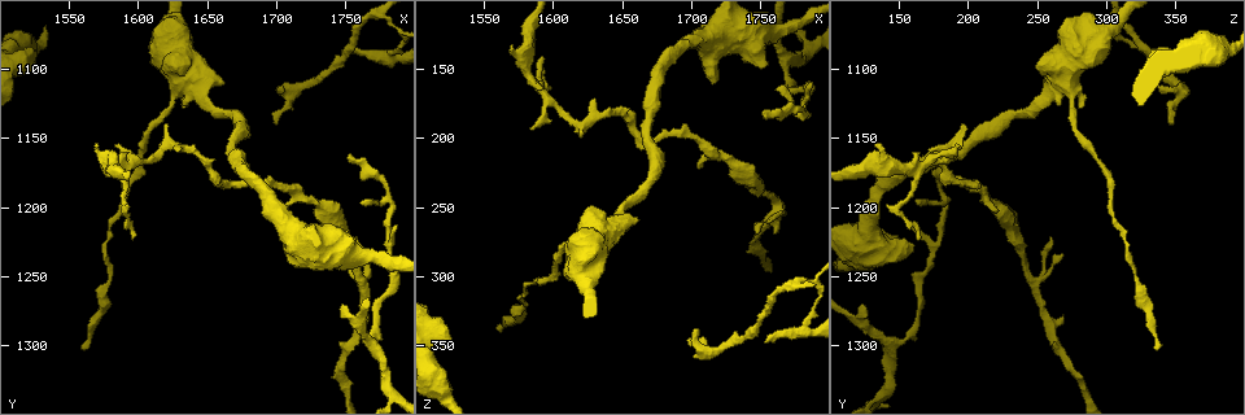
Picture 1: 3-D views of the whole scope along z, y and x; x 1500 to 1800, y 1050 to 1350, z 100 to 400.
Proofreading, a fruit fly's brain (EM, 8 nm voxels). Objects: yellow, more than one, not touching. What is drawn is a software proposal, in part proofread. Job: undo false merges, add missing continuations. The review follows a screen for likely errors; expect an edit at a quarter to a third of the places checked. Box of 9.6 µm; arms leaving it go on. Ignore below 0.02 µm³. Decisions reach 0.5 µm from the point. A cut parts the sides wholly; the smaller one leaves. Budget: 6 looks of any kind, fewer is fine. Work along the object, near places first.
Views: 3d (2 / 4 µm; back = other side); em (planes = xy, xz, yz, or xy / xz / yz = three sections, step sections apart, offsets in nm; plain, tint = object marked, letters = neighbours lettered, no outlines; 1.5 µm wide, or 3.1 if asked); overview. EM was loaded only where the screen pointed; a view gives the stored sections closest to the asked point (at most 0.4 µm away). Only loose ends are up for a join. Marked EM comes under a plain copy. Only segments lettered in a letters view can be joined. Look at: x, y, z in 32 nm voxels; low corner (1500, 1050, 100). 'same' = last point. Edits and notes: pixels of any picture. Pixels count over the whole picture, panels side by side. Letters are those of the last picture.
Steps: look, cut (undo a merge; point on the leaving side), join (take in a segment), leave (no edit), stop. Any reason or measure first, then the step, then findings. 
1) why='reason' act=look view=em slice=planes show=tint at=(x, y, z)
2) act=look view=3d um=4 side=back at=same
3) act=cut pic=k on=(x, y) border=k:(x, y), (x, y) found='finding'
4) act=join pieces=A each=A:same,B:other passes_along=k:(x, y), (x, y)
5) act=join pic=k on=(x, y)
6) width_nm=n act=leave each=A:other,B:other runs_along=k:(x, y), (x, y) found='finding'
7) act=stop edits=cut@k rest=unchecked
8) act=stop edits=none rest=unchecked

why='tapers out' act=look view=3d um=2 side=back at=(1752, 1162, 180)

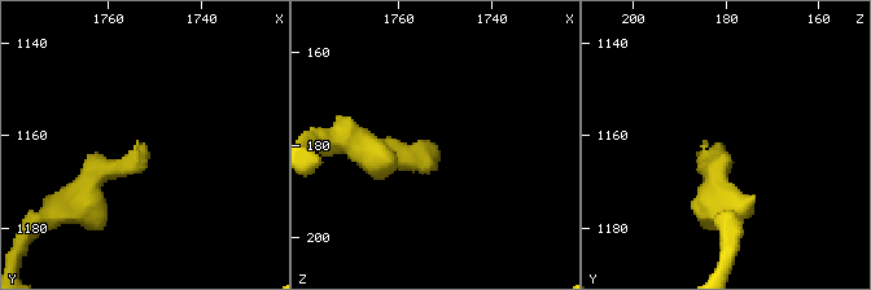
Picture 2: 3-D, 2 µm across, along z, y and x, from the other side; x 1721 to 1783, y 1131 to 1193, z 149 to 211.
why='need the tissue' act=look view=em slice=xy step=4 show=letters at=(1752, 1161, 181)

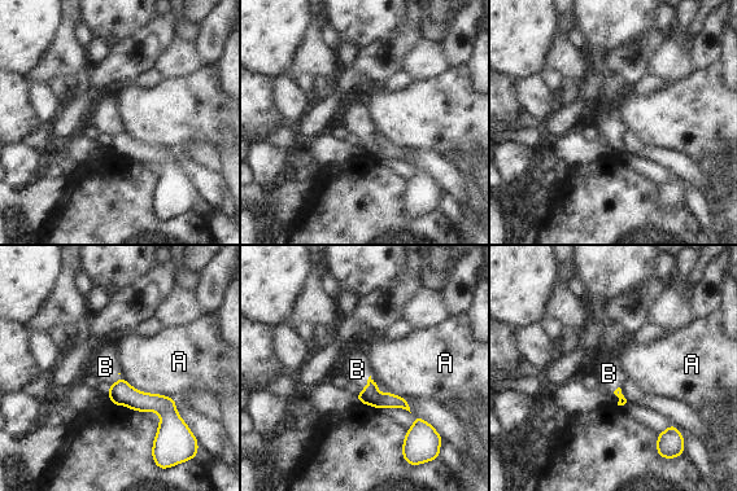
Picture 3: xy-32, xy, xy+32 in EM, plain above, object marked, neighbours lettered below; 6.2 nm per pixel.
act=leave each=A:other,B:other border=3:(123, 377), (143, 391), (174, 399) found='no lettered segment goes on from it'

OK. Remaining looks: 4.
why='free end' act=look view=3d um=4 at=(1560, 1304, 338)

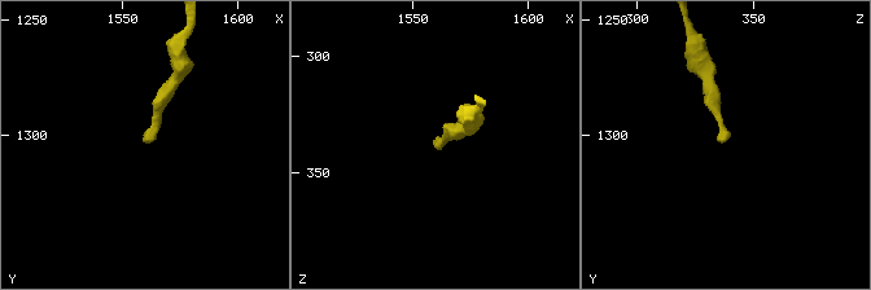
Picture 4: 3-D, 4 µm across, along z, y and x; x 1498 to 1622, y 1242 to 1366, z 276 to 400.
act=look view=em slice=xz step=8 show=letters at=(1559, 1303, 337)

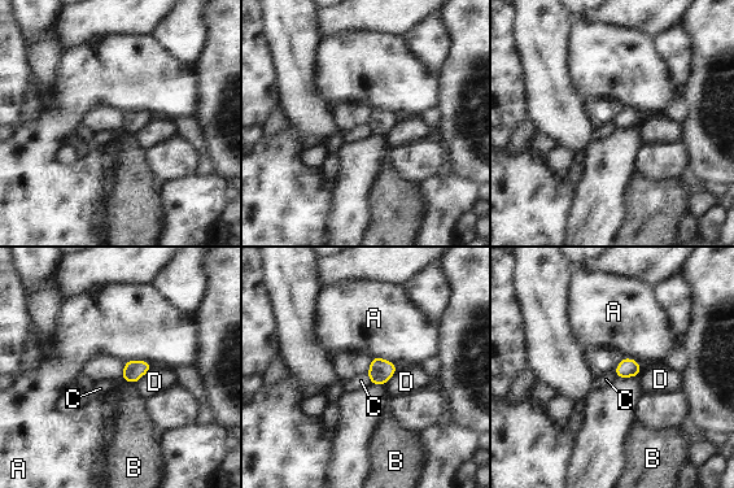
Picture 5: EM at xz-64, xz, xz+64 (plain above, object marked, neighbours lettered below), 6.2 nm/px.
act=look view=em slice=planes show=letters at=same

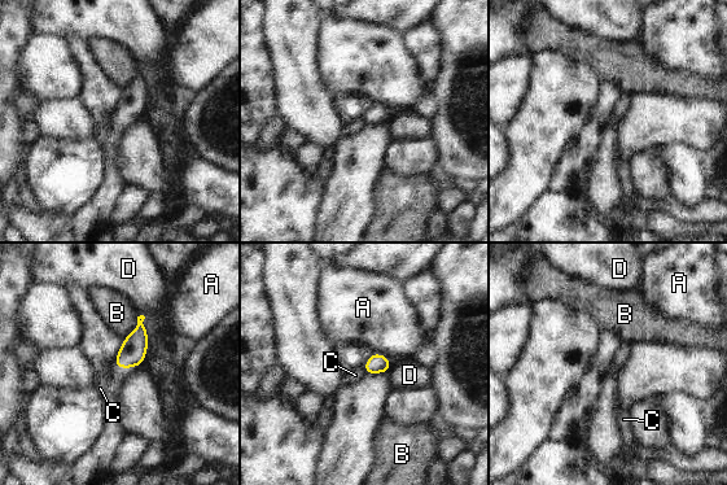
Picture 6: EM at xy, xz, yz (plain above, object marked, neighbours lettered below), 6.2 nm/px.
act=leave each=A:other,B:other,C:other,D:other border=6:(363, 367), (367, 372) found='none of them fits'

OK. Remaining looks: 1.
why='free end' act=look view=em slice=yz step=4 show=letters at=(1746, 1272, 122)

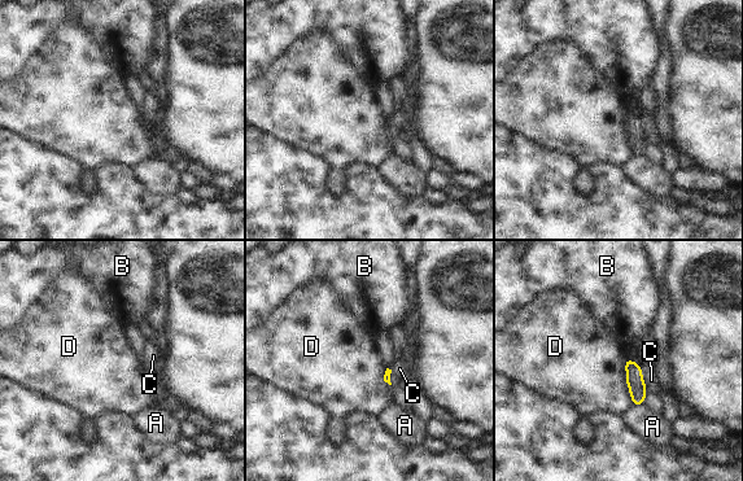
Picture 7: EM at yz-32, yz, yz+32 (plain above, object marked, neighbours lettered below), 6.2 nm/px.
act=leave each=A:other,B:other,C:other,D:other border=7:(626, 357), (625, 383), (633, 405) found='no lettered segment goes on from it'

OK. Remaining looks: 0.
act=stop edits=none rest=unchecked

